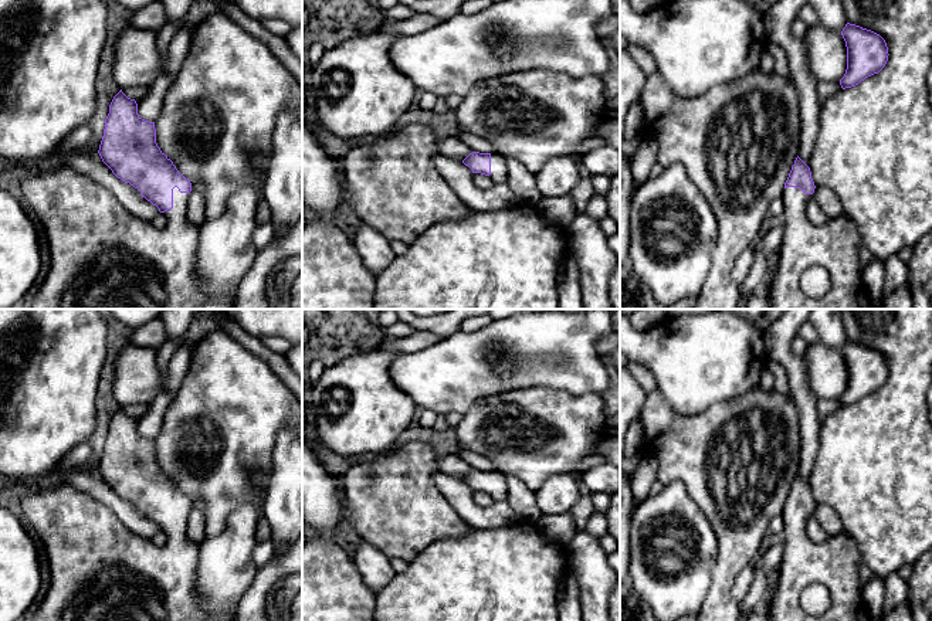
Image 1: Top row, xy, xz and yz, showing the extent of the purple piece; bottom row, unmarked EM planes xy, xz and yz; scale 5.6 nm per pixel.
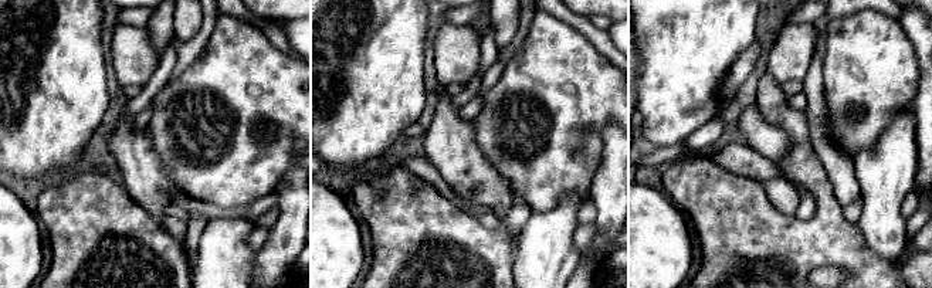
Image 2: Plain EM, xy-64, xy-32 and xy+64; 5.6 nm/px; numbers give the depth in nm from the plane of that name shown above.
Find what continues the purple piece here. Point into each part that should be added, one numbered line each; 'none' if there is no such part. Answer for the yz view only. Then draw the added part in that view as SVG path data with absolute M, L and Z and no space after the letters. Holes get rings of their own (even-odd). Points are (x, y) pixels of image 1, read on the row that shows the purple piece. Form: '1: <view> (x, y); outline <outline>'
1: yz (833, 245); outline M786 187L782 196L784 216L784 235L779 248L779 264L766 296L767 309L874 309L871 295L864 284L864 264L858 257L862 242L854 221L841 213L816 225L807 218L807 203L811 194L796 187ZM820 265L830 275L830 289L821 298L809 298L800 288L801 274Z

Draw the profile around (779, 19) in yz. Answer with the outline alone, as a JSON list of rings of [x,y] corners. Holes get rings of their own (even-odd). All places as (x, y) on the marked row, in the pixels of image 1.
[[[779,0],[763,14],[763,21],[767,43],[779,44],[787,54],[790,77],[799,91],[801,116],[799,157],[809,166],[819,133],[821,104],[816,89],[817,81],[809,69],[804,41],[792,35],[797,13],[807,3],[809,0]]]

